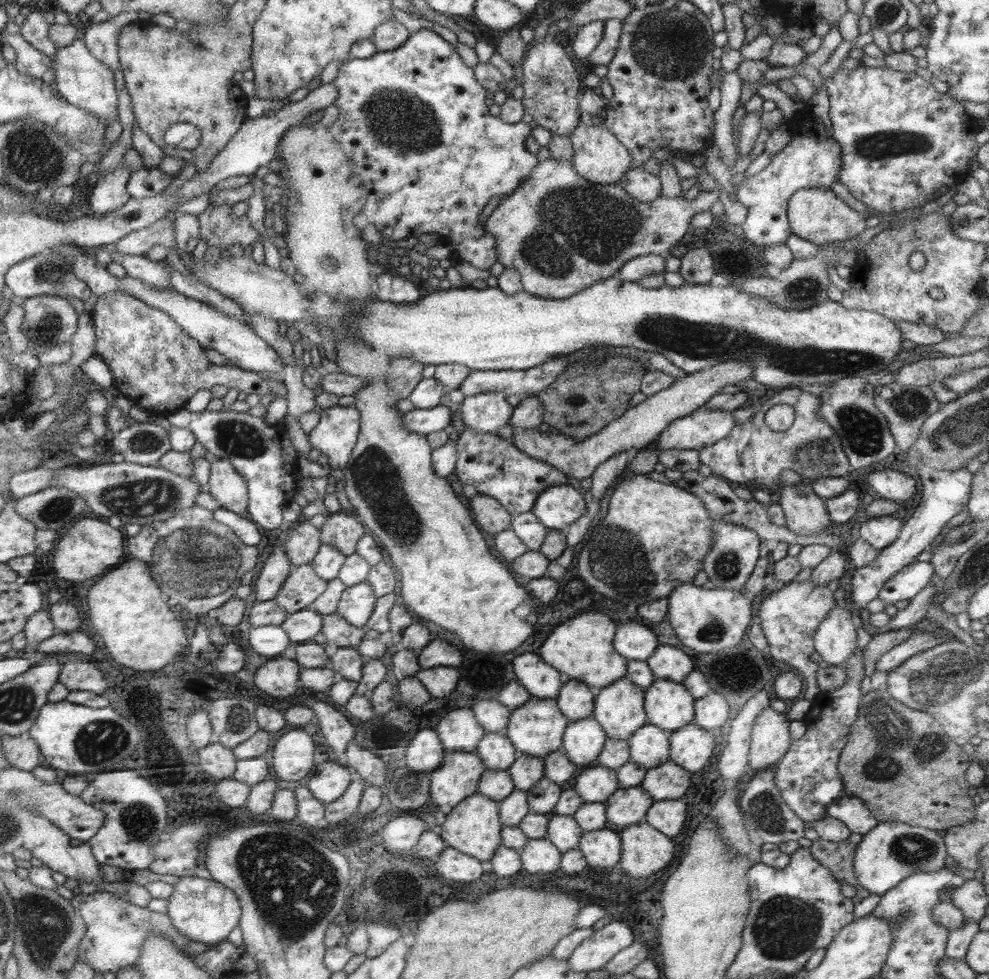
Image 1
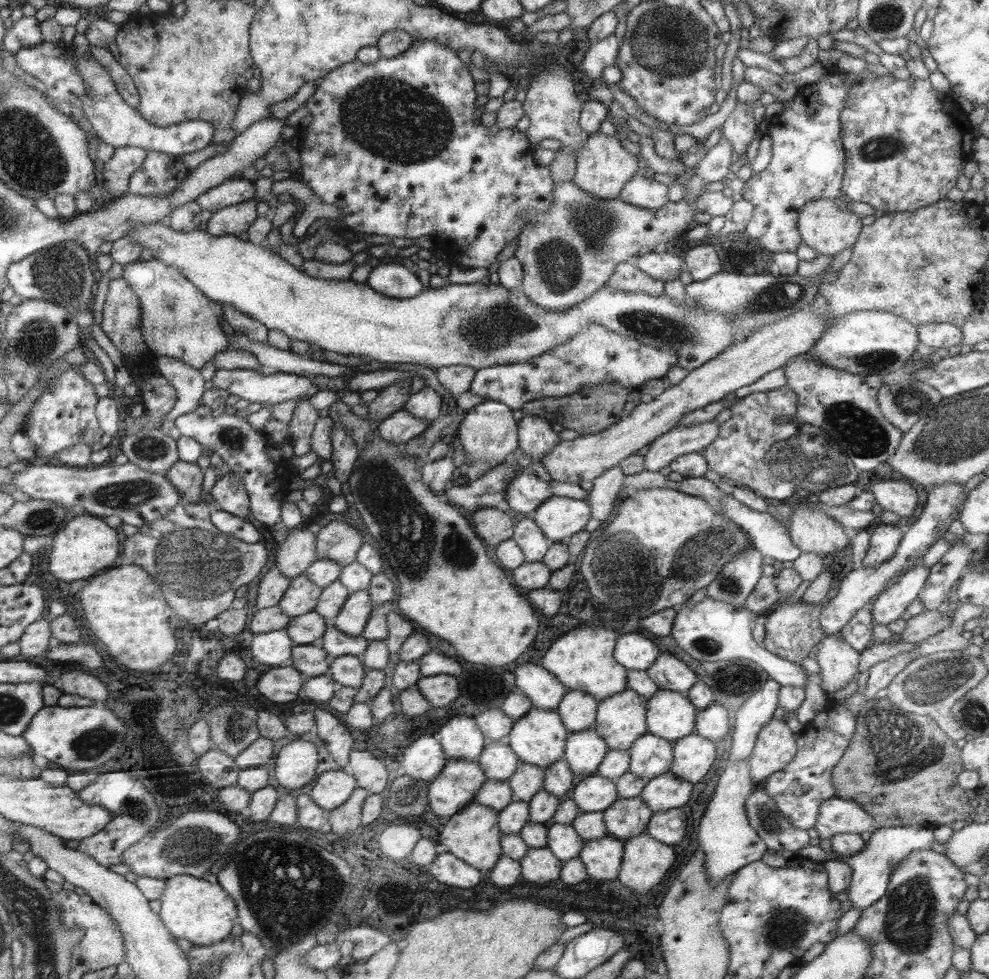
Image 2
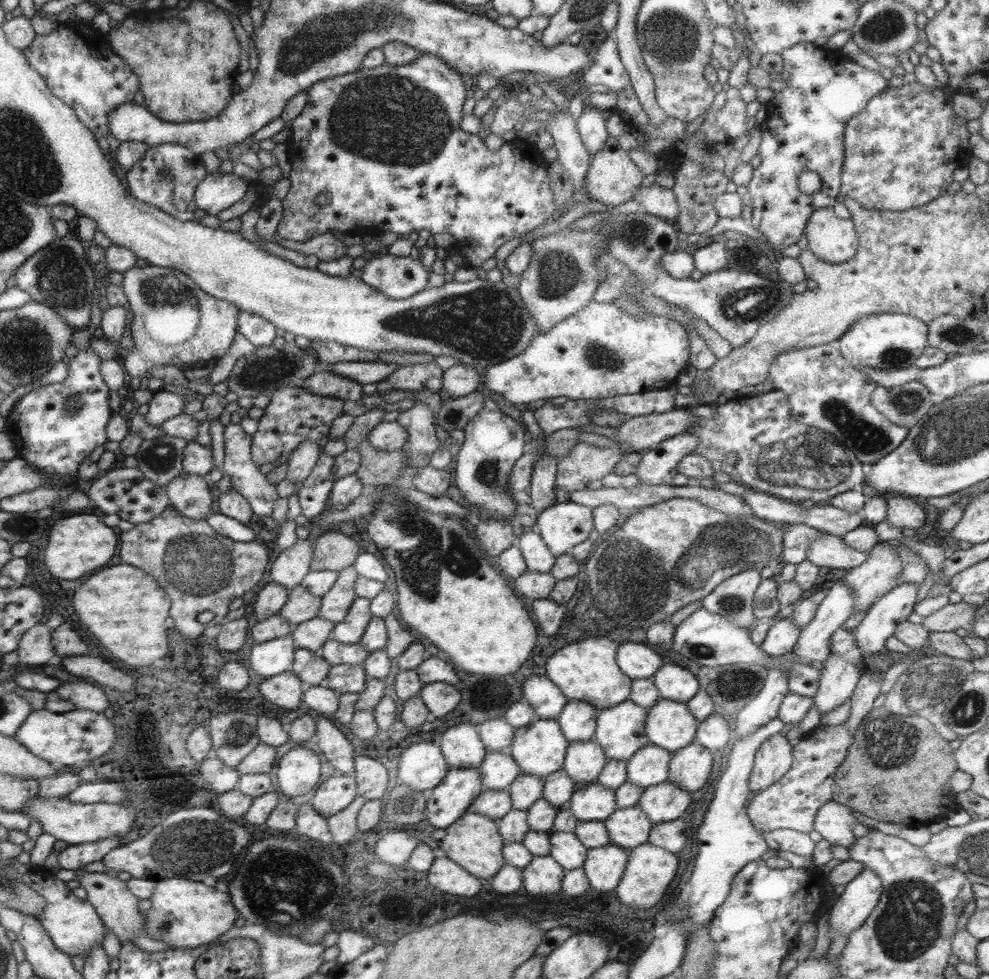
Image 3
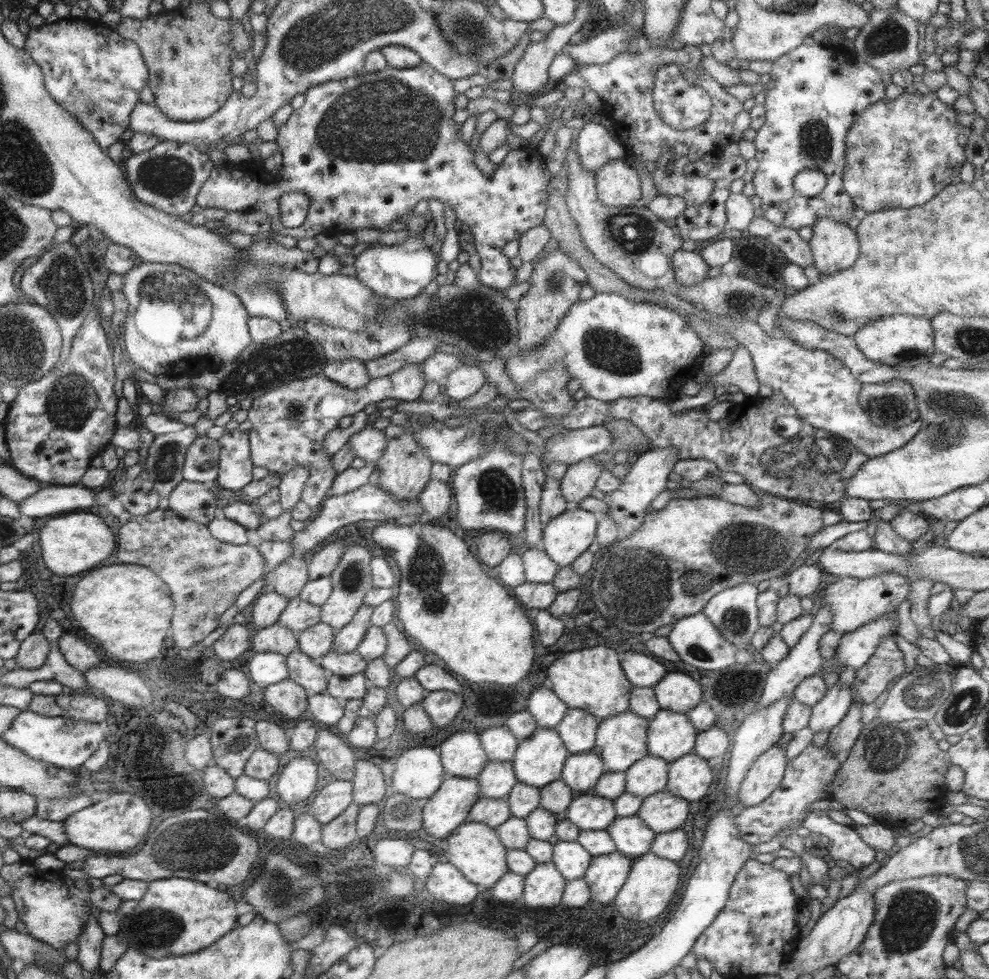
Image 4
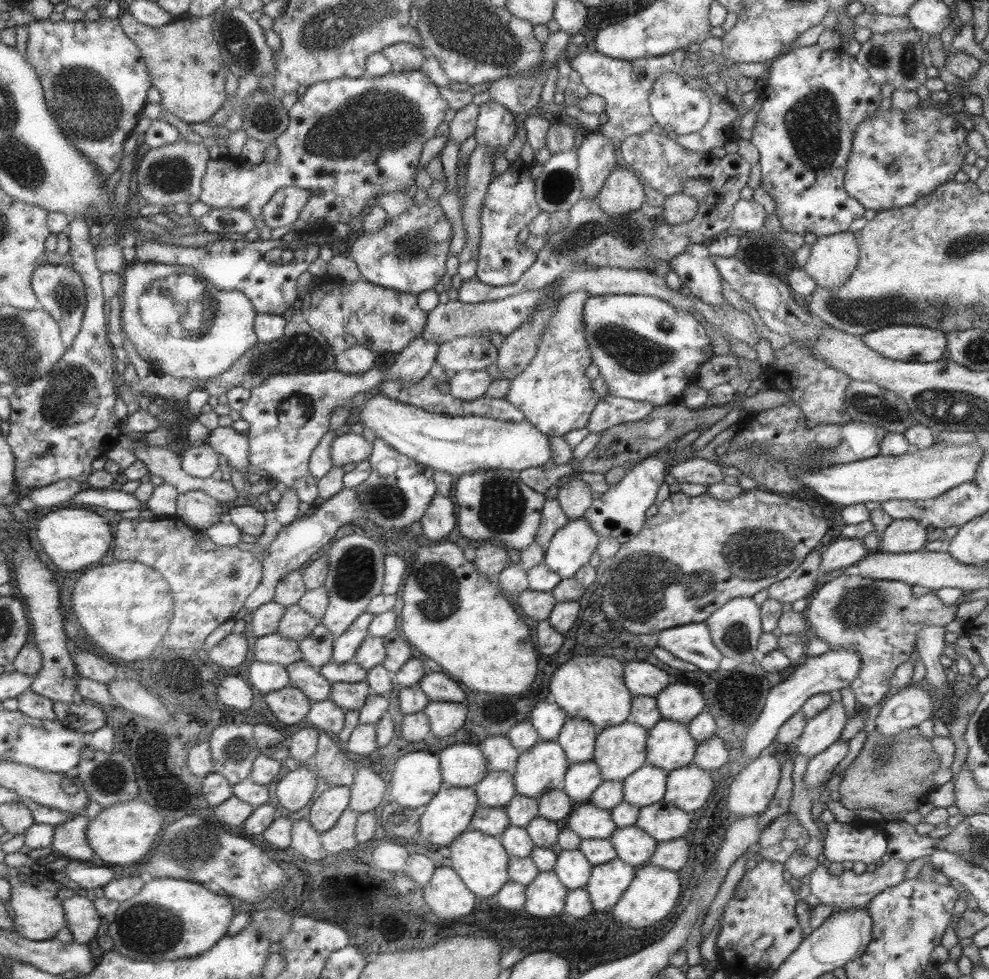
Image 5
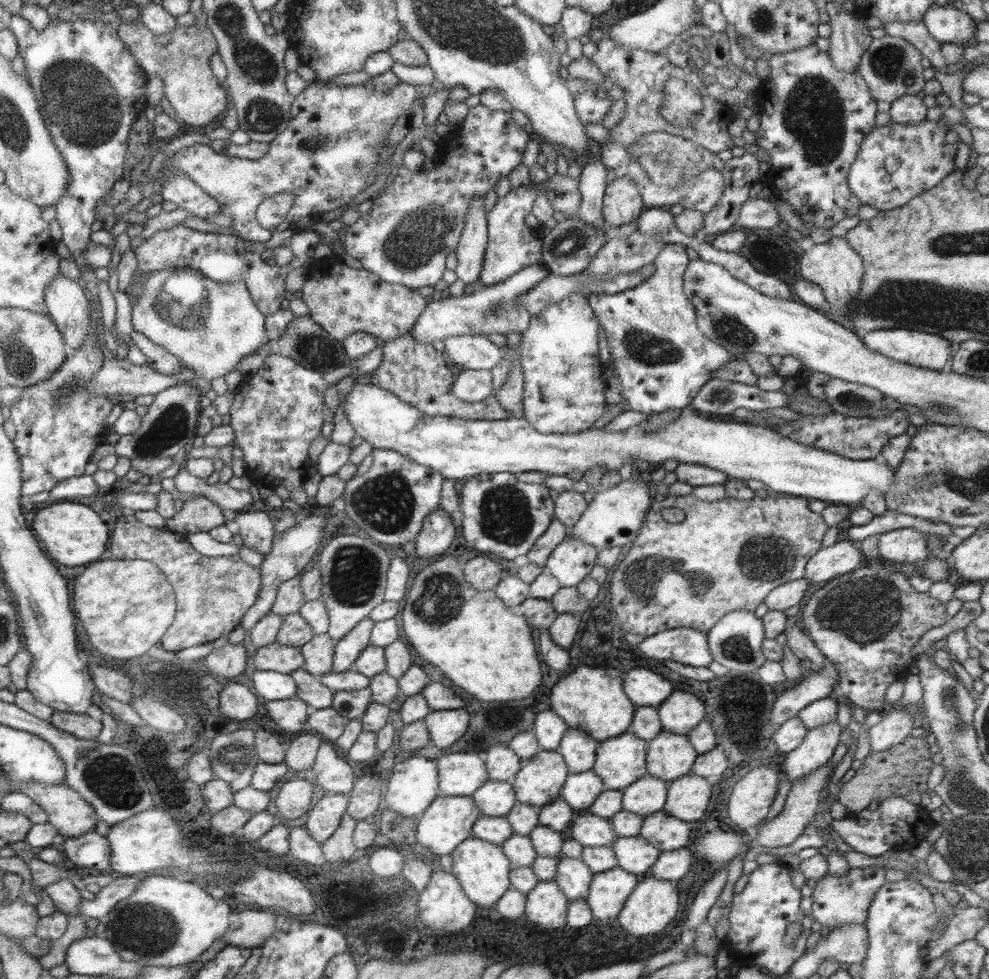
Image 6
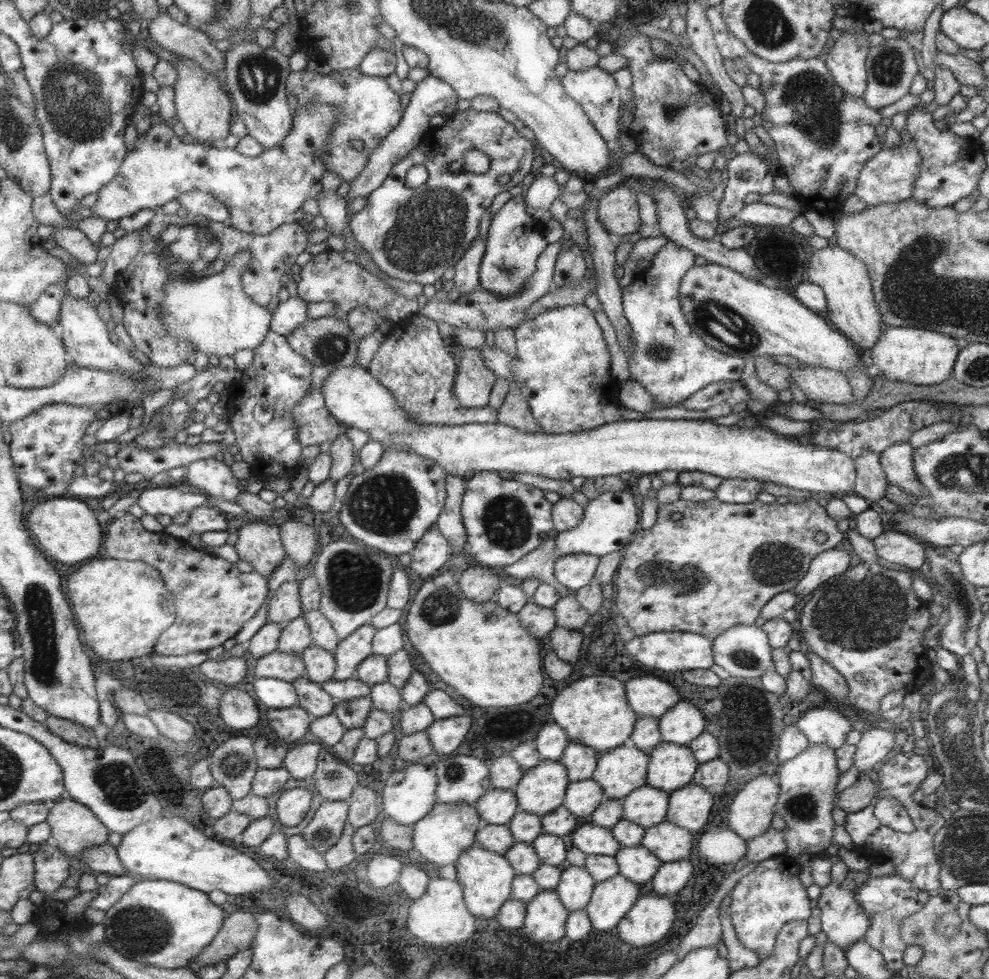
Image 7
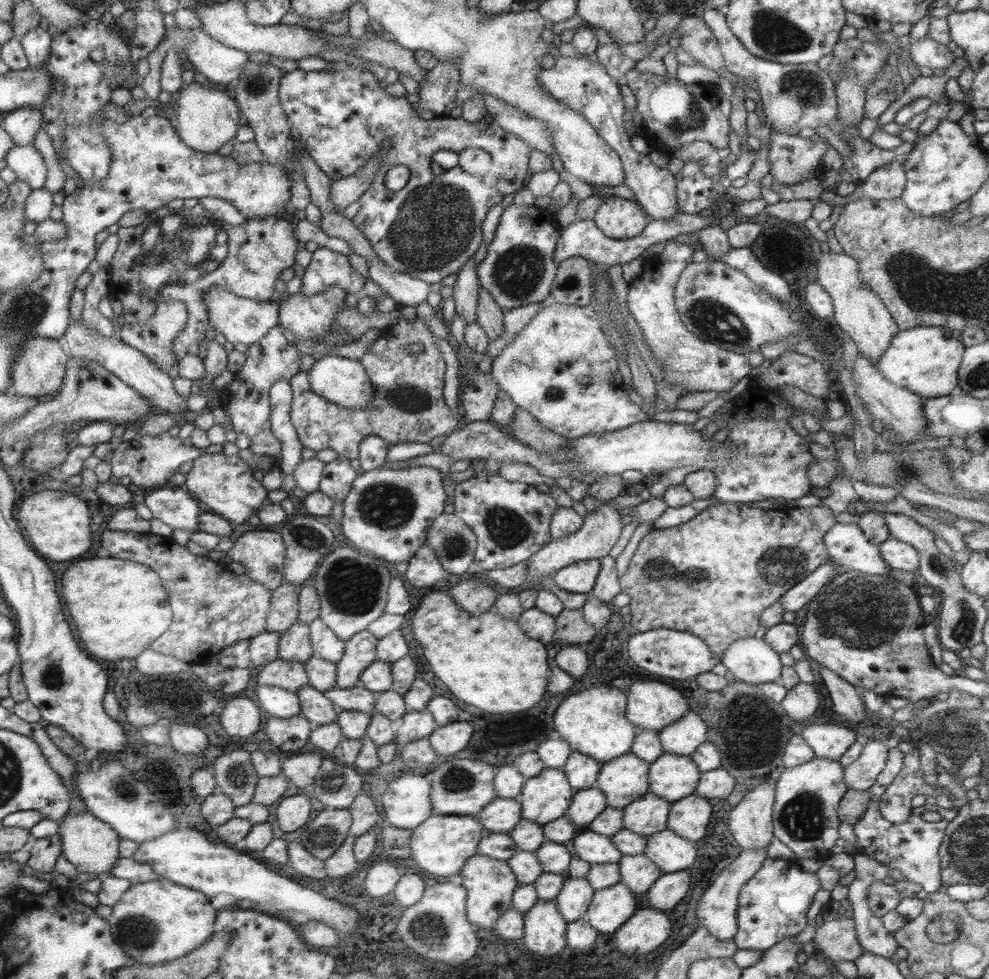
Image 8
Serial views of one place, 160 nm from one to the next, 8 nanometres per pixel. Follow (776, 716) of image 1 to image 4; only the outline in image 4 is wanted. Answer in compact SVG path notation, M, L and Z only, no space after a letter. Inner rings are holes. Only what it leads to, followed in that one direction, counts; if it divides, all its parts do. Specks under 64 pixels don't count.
M772 744L748 768L736 796L737 803L746 807L765 800L779 786L786 768L785 750Z

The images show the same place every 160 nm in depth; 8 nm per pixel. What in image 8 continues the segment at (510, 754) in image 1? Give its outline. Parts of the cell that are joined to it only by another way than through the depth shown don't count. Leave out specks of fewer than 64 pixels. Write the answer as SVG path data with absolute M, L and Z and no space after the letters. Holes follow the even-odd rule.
M496 796L475 817L482 824L485 833L508 834L515 828L515 824L522 819L520 812L520 804L517 799Z

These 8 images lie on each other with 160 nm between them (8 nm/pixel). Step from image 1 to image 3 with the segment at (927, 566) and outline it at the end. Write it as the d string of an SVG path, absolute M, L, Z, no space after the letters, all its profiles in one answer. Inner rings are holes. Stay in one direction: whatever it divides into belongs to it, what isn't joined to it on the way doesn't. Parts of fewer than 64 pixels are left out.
M903 581L869 605L854 634L865 660L872 654L884 652L883 644L893 635L895 626L913 614L917 590L916 584Z

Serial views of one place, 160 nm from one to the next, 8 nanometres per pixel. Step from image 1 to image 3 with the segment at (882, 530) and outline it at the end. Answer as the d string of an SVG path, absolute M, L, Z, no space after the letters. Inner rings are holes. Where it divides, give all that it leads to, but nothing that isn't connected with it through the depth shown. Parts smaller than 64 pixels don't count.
M878 540L867 553L865 560L859 566L850 568L845 578L841 579L852 588L856 598L851 616L904 581L902 562L894 546Z

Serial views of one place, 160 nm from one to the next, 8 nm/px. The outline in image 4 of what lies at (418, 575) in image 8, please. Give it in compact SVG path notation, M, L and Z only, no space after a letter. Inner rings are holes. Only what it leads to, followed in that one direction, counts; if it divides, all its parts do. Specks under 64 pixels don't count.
M429 476L427 484L419 492L417 502L422 506L422 518L428 522L438 522L437 518L446 515L451 500L452 489L445 481Z

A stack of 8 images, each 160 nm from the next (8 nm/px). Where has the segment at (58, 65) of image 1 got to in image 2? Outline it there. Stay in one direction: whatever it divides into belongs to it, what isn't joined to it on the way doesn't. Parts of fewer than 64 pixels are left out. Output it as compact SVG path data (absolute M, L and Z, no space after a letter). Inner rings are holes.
M75 33L69 47L74 58L74 70L78 72L86 88L84 95L80 98L81 110L100 141L114 148L138 146L147 152L156 151L175 156L201 150L200 148L210 144L213 129L203 120L184 120L166 127L149 124L136 109L129 107L121 99L119 93L115 91L109 72L91 55L89 46L89 41L83 33Z

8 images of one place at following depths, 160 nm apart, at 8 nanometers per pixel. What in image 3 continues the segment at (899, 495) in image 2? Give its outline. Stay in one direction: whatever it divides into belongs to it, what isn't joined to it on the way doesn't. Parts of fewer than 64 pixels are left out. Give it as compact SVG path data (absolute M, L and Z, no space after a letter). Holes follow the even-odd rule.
M890 493L884 499L886 505L885 519L897 528L912 528L915 530L923 525L925 512L917 502L906 495Z

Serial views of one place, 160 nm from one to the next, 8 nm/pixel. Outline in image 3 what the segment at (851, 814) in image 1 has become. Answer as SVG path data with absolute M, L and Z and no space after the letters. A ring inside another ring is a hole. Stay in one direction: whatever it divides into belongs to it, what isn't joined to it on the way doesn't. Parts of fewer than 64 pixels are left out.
M833 800L822 804L814 818L814 831L829 845L842 846L849 850L855 842L852 828L858 821L851 816L851 810Z

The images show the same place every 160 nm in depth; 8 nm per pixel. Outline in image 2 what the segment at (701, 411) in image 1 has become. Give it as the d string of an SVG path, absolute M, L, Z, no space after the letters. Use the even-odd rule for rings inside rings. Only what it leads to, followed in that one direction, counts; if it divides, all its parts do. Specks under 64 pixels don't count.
M714 421L701 422L693 426L676 426L654 438L643 455L644 470L657 472L667 466L676 456L700 451L719 433L719 424Z

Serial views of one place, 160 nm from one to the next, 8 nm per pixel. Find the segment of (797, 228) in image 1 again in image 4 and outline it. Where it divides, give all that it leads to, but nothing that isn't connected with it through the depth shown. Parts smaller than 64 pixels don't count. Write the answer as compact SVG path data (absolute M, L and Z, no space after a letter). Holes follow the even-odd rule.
M829 217L816 220L810 228L812 236L808 245L812 252L812 265L819 272L819 276L842 271L855 262L860 251L860 244L853 229Z

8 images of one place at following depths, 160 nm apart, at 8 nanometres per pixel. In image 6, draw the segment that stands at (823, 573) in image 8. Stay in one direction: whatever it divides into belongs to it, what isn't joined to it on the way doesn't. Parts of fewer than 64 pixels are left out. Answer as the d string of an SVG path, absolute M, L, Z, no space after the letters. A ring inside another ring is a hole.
M841 540L827 547L821 547L806 562L804 576L808 583L827 582L836 575L857 569L866 563L858 544Z

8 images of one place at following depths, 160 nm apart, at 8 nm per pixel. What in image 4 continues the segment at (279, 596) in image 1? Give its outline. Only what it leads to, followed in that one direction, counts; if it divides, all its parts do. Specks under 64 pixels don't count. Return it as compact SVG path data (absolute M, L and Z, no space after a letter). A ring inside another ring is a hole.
M299 595L290 598L279 614L277 623L297 632L320 621L320 606L303 600Z

